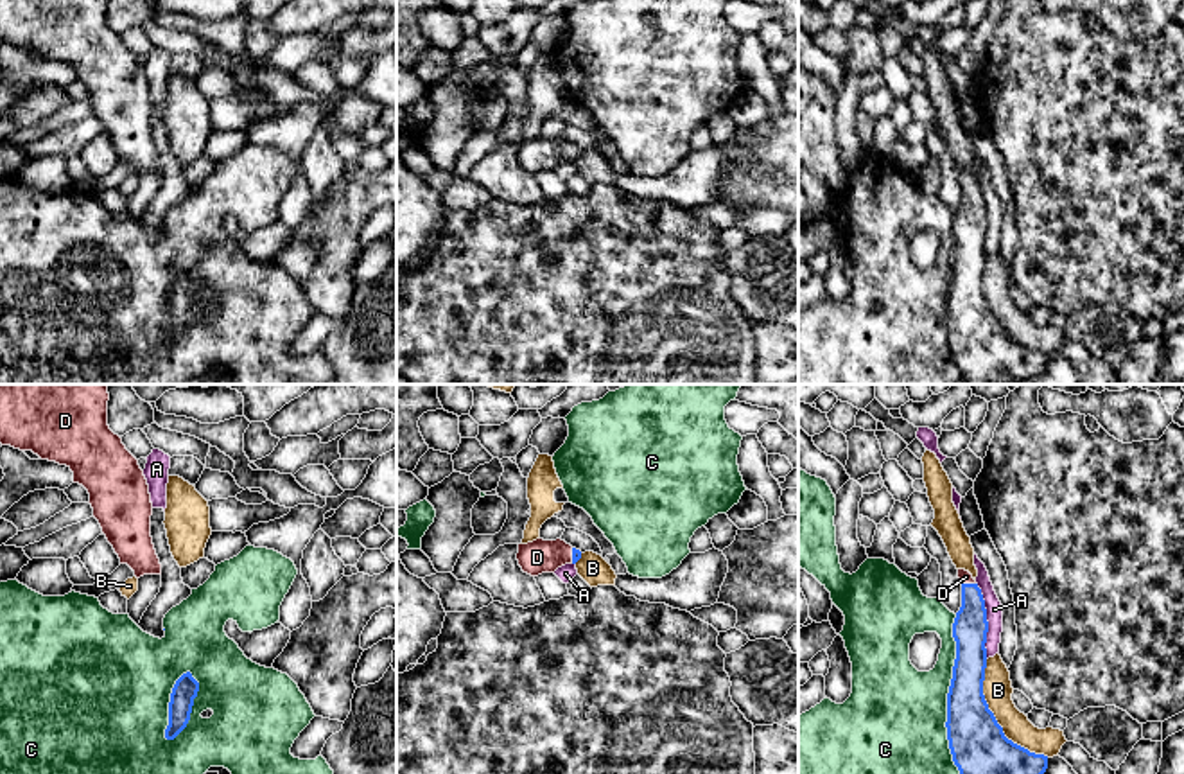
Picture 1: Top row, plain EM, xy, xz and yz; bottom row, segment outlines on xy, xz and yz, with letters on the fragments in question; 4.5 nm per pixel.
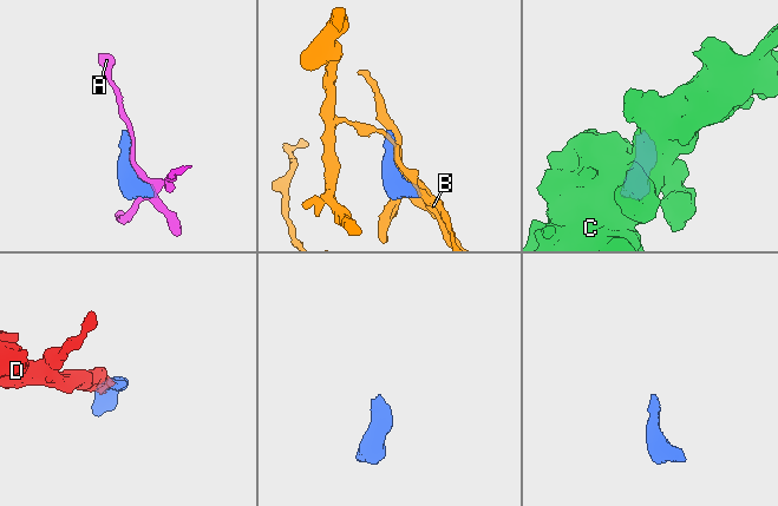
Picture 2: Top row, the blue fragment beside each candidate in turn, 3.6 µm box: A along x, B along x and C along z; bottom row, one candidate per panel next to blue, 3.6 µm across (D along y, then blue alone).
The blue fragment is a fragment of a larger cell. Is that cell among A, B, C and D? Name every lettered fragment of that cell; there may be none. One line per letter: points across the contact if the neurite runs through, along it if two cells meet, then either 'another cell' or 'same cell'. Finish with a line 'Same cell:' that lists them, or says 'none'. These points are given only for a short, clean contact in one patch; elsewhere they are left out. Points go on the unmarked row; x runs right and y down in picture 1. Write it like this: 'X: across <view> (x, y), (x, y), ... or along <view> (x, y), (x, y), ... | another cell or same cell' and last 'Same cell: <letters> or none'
A: another cell
B: another cell
C: another cell
D: across xz (576, 151), (573, 153), (537, 155) | same cell
Same cell: D

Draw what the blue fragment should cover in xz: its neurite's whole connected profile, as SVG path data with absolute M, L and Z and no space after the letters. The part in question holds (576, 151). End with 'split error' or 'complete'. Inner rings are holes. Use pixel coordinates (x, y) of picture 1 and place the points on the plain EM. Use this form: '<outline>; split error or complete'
M536 136L527 142L518 142L517 158L524 171L538 174L542 171L554 171L565 162L576 162L581 149L562 136L544 138Z; split error

